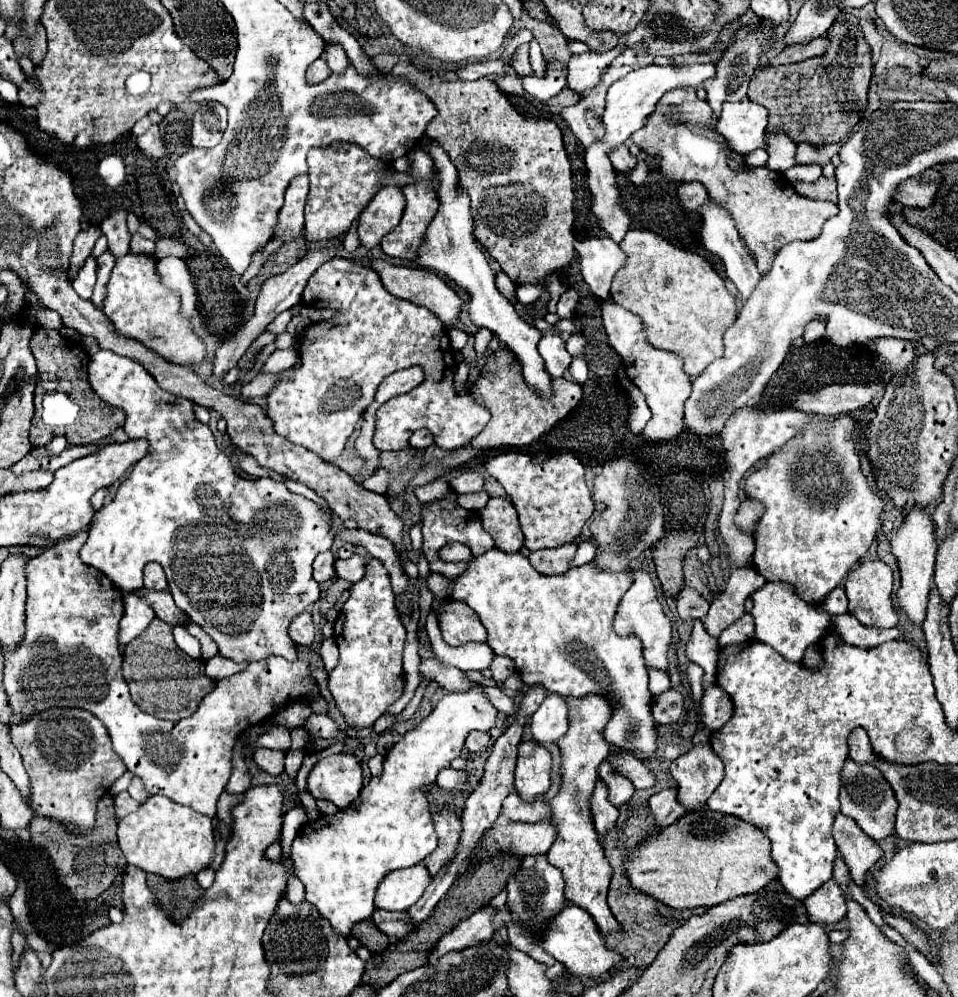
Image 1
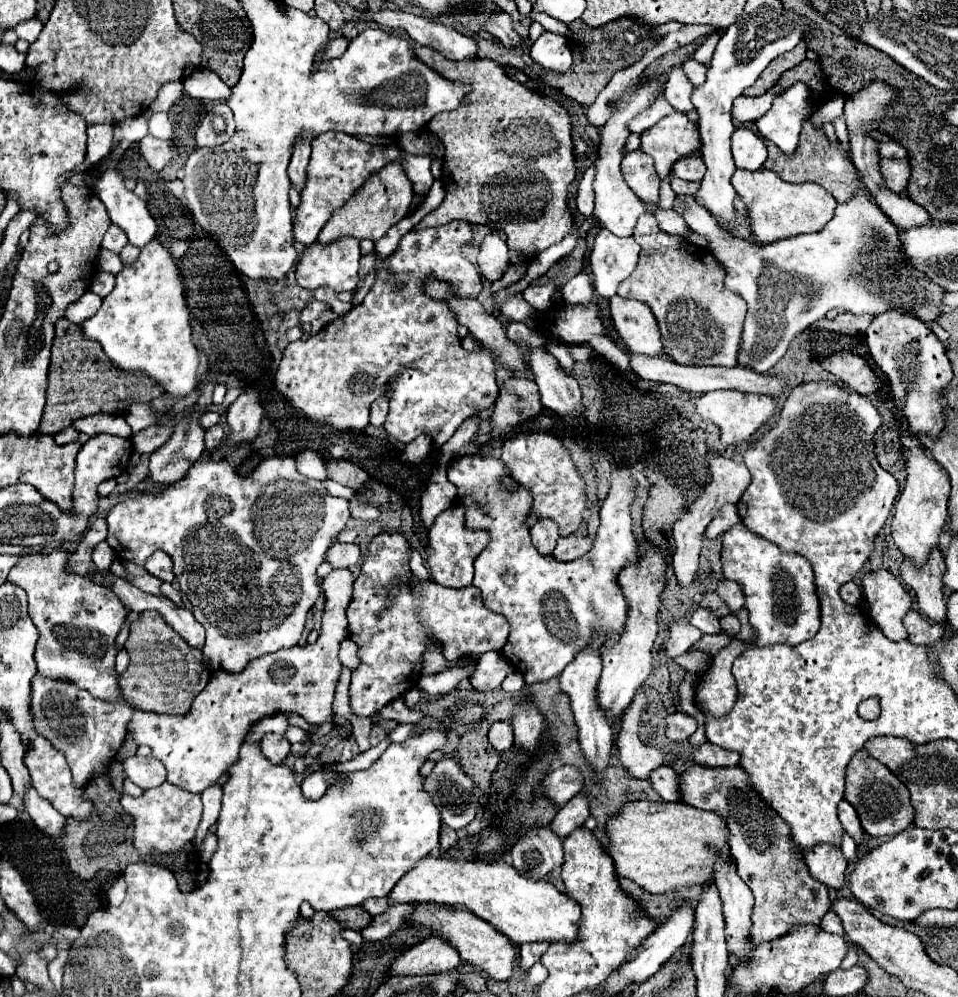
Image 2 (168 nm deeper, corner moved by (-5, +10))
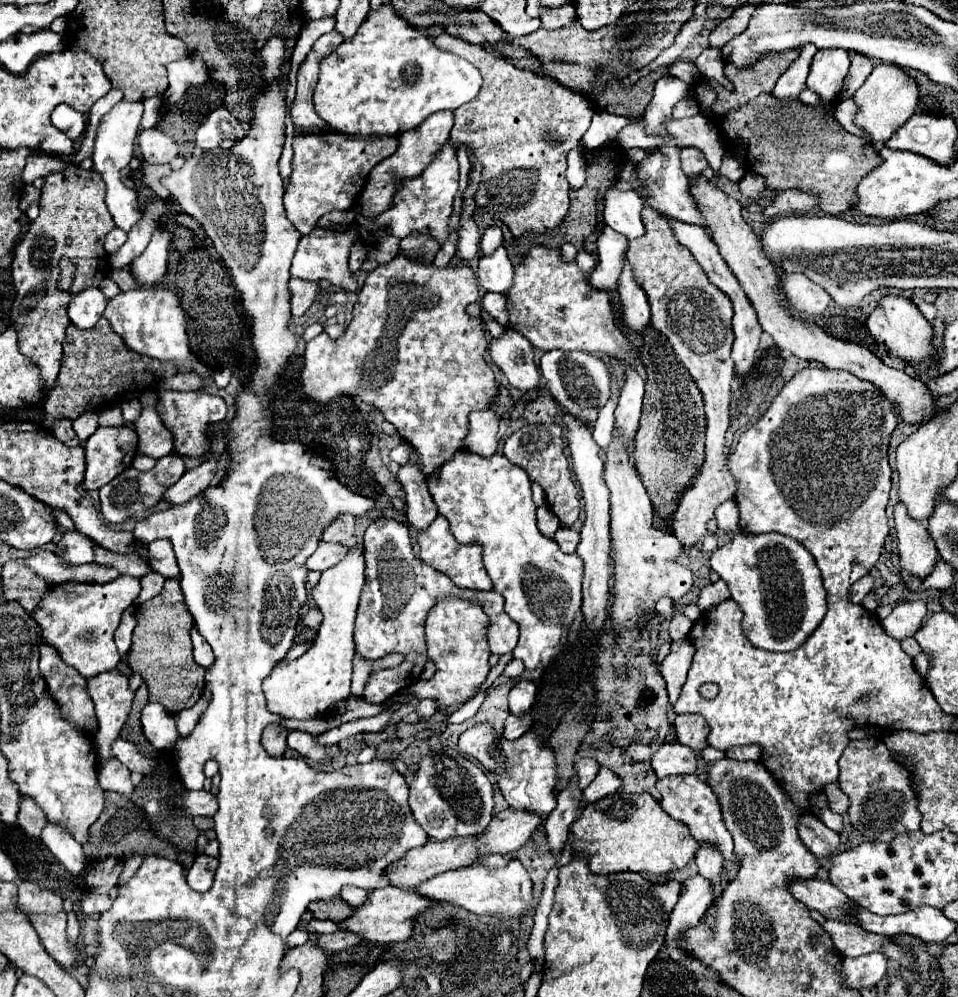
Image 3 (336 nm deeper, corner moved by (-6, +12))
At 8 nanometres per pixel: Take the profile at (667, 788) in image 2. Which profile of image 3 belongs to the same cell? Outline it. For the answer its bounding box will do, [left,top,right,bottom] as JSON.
[657,775,739,881]

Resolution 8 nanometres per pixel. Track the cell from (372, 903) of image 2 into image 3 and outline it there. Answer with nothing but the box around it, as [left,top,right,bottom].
[341,887,367,907]

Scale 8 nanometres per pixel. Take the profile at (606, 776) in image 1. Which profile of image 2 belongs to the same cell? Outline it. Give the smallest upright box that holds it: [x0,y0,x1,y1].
[616,693,668,779]

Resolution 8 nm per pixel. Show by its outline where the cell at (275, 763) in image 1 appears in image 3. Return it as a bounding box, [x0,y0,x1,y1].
[261,723,289,757]

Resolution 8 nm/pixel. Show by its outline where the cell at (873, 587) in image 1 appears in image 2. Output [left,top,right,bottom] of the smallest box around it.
[862,571,912,641]

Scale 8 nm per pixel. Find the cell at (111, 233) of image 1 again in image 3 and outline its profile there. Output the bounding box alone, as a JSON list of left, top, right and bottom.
[103,227,127,253]

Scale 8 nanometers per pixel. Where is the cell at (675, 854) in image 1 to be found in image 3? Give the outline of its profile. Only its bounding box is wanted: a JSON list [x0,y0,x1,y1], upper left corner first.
[571,793,699,875]

